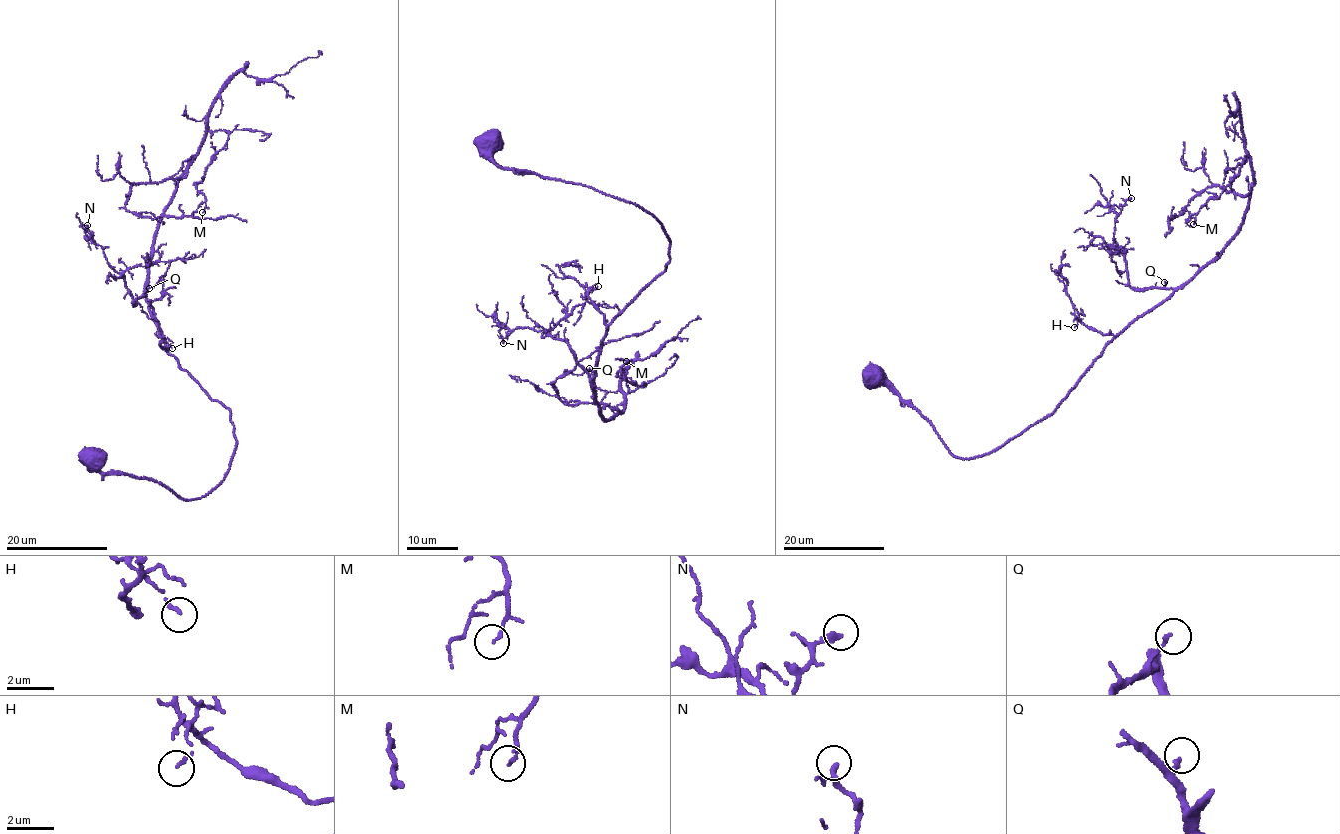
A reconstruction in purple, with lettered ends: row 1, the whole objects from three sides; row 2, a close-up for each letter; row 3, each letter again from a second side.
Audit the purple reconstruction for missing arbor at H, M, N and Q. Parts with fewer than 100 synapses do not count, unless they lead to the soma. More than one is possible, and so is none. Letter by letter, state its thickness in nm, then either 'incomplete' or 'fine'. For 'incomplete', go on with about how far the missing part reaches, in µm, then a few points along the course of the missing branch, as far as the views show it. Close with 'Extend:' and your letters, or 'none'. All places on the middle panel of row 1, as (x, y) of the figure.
H: 130 nm thick; fine
M: 120 nm thick; fine
N: 260 nm thick; fine
Q: 150 nm thick; fine
Extend: none

